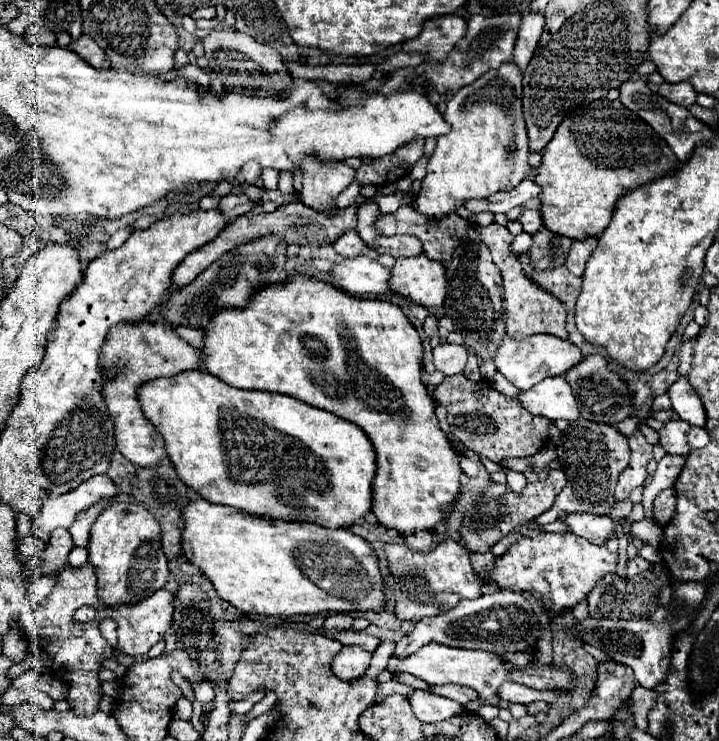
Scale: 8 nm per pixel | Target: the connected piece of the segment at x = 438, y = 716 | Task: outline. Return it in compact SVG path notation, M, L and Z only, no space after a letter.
M413 690L409 700L411 700L415 716L421 722L443 722L463 712L463 704L443 698L443 696L429 694L425 690Z

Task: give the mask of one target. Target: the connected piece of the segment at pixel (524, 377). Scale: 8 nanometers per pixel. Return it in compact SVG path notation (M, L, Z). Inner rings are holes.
M533 334L523 340L511 340L507 336L507 338L503 338L503 342L499 344L499 348L493 356L495 368L509 382L513 382L519 390L527 390L527 388L535 386L535 382L541 382L551 376L563 376L567 370L571 370L581 360L583 360L583 354L575 344L571 344L569 340L551 336L551 334Z

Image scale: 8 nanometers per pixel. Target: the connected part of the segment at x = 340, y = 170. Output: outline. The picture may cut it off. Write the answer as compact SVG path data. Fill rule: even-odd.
M307 156L301 164L303 170L303 202L323 210L327 214L335 212L335 198L355 180L355 168L345 162L319 162Z

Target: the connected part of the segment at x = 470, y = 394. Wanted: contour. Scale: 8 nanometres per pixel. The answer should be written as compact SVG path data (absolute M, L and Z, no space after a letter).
M463 374L447 376L435 390L433 400L447 410L449 430L465 448L477 452L481 458L489 458L491 462L499 462L503 458L525 458L537 454L547 442L547 428L551 420L527 414L515 398L503 396L495 388L491 388L485 380L479 384L469 382Z

